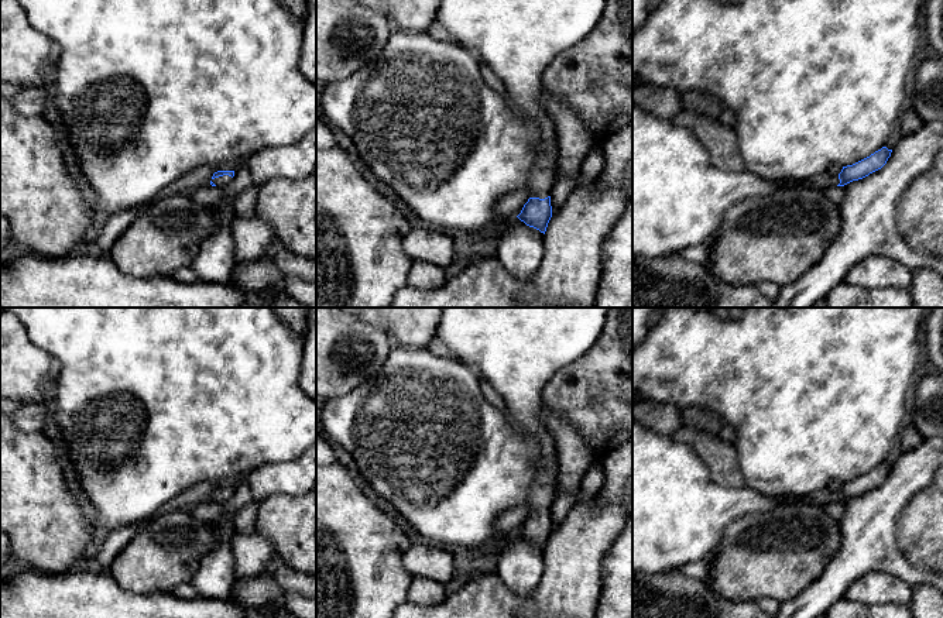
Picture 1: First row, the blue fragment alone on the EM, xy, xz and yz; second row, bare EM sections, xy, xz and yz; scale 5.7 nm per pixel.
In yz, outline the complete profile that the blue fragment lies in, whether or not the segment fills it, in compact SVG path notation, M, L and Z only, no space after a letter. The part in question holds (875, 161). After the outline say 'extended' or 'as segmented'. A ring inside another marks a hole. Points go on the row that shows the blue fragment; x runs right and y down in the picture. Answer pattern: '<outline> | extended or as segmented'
M882 147L881 150L875 151L870 157L853 165L843 166L841 172L837 176L826 172L806 181L799 181L796 183L819 188L822 190L824 190L826 188L831 185L844 186L853 181L863 179L868 176L870 174L881 169L887 164L888 158L891 157L891 152L892 150Z | extended

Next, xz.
M440 0L436 20L457 40L486 62L504 82L508 103L539 126L542 144L536 166L527 183L531 198L517 216L527 226L545 234L552 217L552 174L558 159L556 128L539 100L542 73L565 49L580 42L599 24L607 0Z | extended

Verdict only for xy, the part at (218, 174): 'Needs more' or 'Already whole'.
Needs more

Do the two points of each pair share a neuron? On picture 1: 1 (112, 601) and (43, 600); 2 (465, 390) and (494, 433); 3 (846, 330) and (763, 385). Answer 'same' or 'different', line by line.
1: same
2: same
3: same

